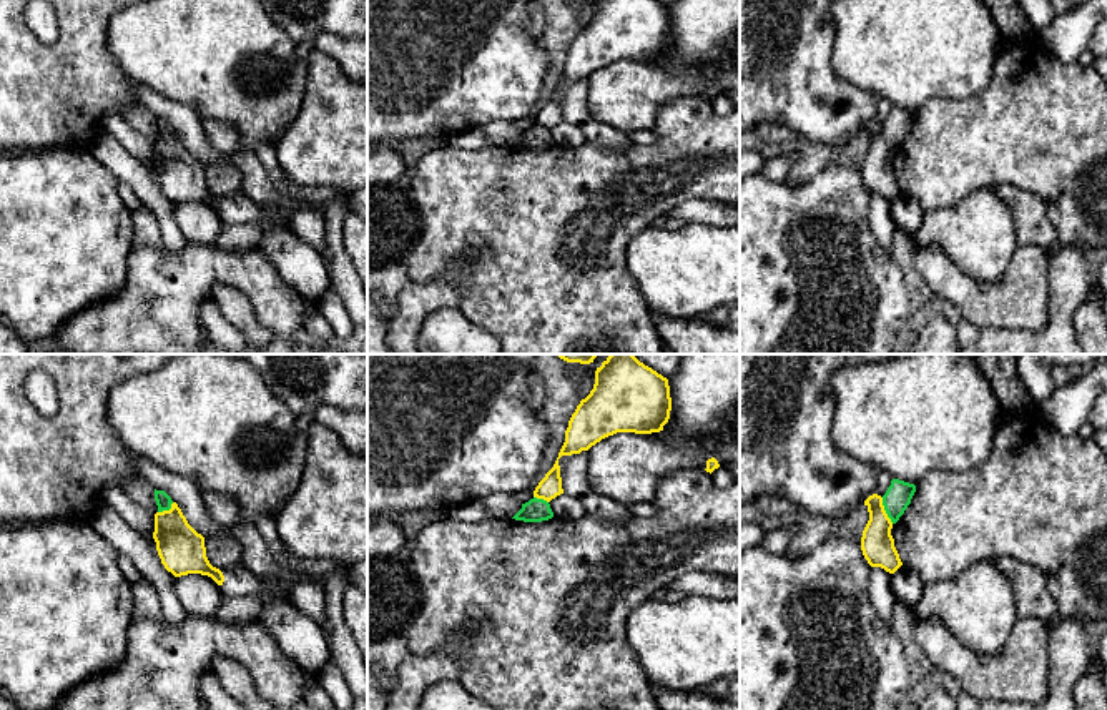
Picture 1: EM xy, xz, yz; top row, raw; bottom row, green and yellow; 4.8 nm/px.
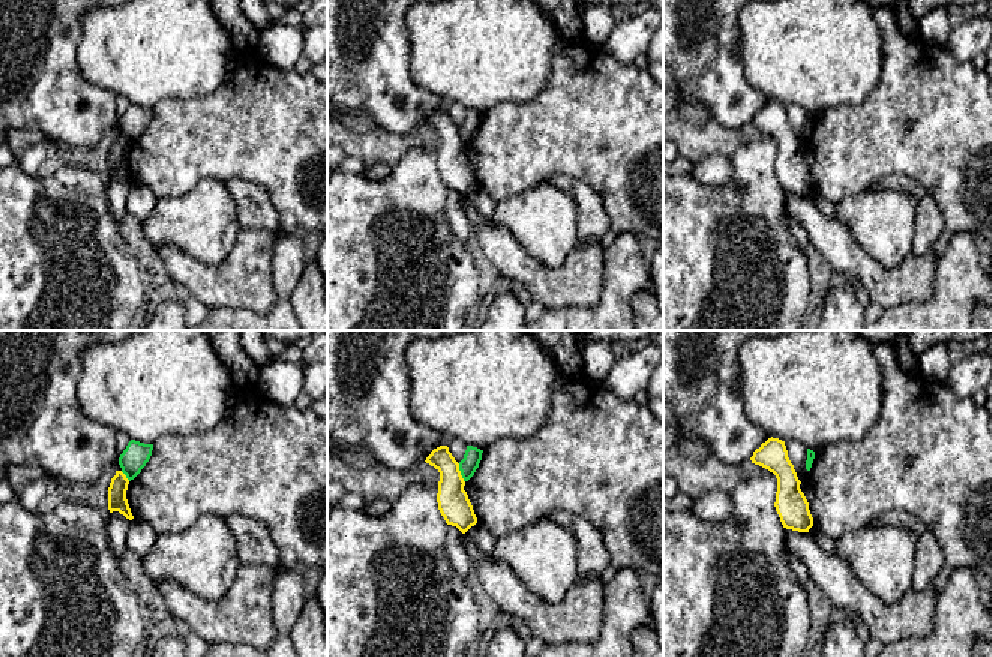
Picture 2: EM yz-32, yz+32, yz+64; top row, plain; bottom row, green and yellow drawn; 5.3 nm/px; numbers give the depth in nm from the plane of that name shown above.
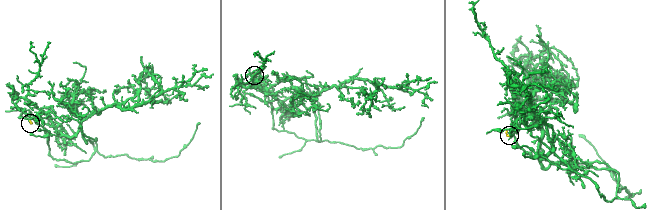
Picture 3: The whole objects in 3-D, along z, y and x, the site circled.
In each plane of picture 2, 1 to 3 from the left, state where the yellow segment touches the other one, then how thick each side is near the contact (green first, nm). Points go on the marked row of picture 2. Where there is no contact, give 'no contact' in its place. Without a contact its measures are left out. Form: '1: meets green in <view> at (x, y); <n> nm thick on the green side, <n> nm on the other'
1: meets green in yz-32 at (125, 474); 140 nm thick on the green side, 100 nm on the other
2: meets green in yz+32 at (461, 473); 90 nm thick on the green side, 170 nm on the other
3: no contact

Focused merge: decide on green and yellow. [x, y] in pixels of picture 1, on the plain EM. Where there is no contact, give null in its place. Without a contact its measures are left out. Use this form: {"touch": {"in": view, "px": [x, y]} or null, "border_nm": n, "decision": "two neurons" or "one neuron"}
{"touch": {"in": "yz", "px": [885, 137]}, "border_nm": 140, "decision": "two neurons"}

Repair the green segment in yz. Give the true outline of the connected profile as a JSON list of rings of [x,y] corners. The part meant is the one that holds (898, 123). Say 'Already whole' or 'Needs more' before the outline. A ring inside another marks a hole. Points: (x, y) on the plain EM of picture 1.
Already whole. [[[899,106],[891,108],[891,113],[883,123],[883,133],[893,151],[896,151],[899,145],[904,141],[904,138],[911,131],[914,120],[916,120],[914,111]]]

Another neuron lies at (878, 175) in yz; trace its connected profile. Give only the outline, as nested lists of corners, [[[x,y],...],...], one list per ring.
[[[878,121],[864,128],[869,140],[869,148],[863,158],[861,178],[871,195],[881,195],[894,201],[901,193],[899,181],[891,163],[893,150],[888,145],[883,125]]]

